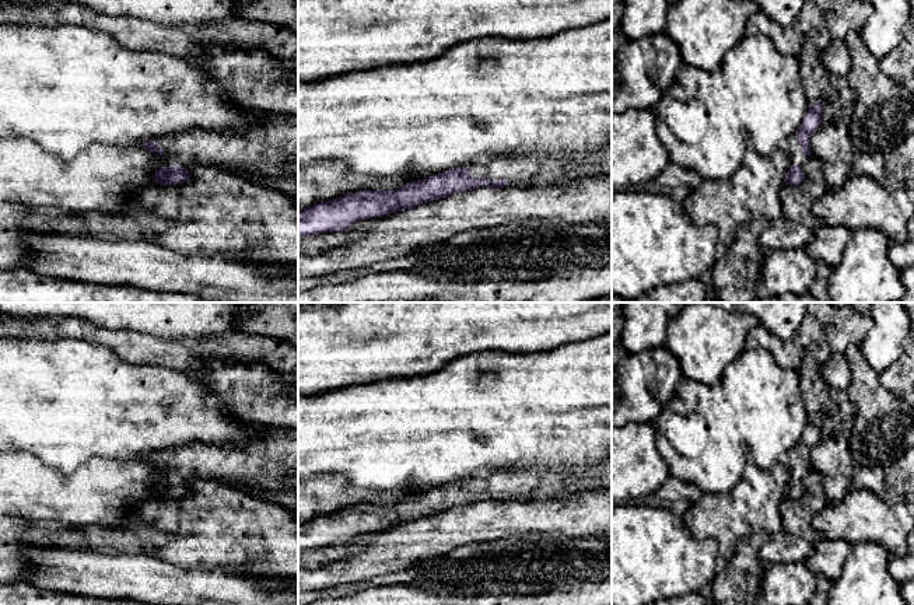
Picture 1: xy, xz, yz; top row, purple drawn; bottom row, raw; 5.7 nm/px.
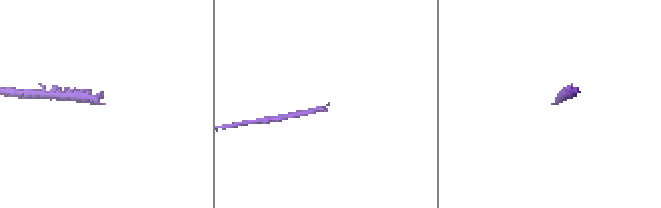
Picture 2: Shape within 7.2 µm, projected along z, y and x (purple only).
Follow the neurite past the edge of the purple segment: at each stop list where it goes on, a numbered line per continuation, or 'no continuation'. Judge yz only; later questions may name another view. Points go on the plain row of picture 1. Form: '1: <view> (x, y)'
1: yz (792, 461)

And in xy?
1: xy (230, 465)

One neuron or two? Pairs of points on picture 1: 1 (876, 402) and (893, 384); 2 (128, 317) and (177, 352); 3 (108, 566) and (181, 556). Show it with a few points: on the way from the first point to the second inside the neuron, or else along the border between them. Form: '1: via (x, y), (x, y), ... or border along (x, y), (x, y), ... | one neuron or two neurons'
1: border along (878, 374), (882, 384), (899, 397) | two neurons
2: border along (126, 329), (191, 343) | two neurons
3: border along (126, 552), (146, 553), (191, 567) | two neurons

